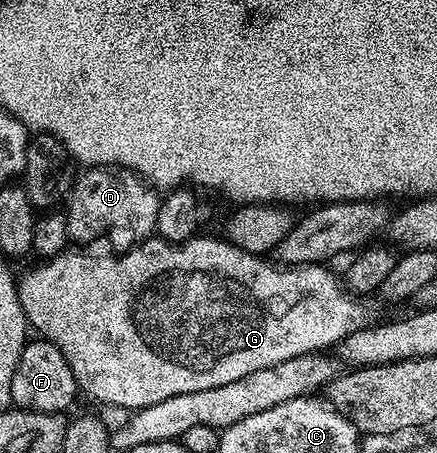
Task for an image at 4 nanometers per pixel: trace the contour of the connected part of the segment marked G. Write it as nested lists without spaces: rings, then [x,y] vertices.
[[[158,236],[144,238],[142,242],[131,247],[130,250],[124,250],[116,253],[116,258],[111,254],[103,254],[98,258],[95,254],[71,254],[72,252],[64,252],[55,258],[46,259],[42,264],[35,264],[31,271],[28,272],[24,278],[18,279],[17,285],[19,287],[19,299],[21,300],[21,308],[27,317],[27,325],[36,335],[45,336],[47,341],[52,342],[61,352],[61,356],[65,356],[65,360],[69,360],[69,368],[73,368],[73,376],[75,382],[78,384],[80,391],[85,395],[88,394],[91,398],[96,398],[99,402],[104,402],[107,406],[120,406],[126,412],[134,412],[141,408],[149,408],[149,404],[161,404],[161,400],[169,400],[169,396],[181,396],[185,392],[205,392],[205,388],[217,388],[221,384],[233,384],[237,380],[241,380],[241,376],[249,376],[249,372],[257,372],[261,368],[269,368],[273,364],[281,364],[281,360],[293,360],[293,356],[301,356],[302,354],[313,354],[316,352],[325,352],[331,348],[338,347],[340,340],[345,336],[349,336],[358,330],[364,330],[367,326],[372,325],[375,310],[370,306],[370,301],[364,300],[362,297],[356,296],[343,285],[338,277],[335,278],[326,269],[323,264],[316,264],[314,266],[281,266],[274,261],[268,260],[266,257],[250,254],[241,248],[237,248],[233,244],[229,244],[222,237],[203,238],[204,236],[196,236],[190,238],[189,241],[182,244],[174,242],[167,242],[165,239]]]

